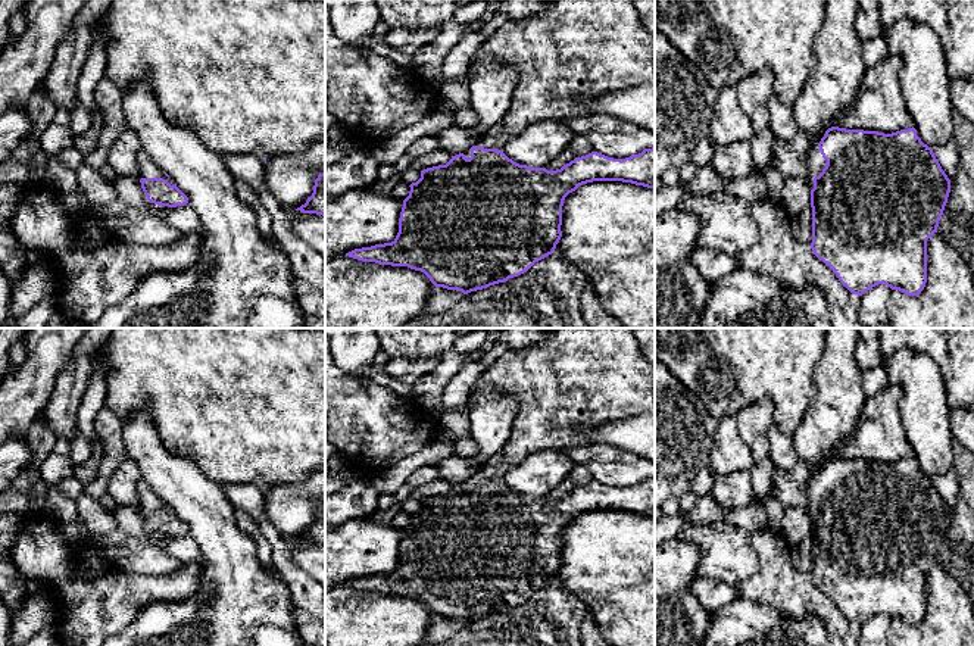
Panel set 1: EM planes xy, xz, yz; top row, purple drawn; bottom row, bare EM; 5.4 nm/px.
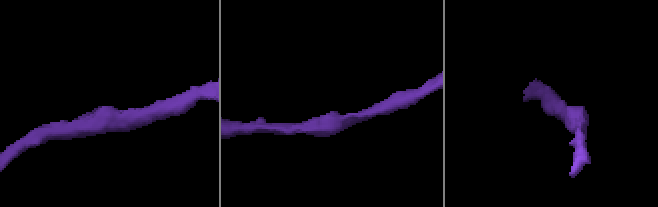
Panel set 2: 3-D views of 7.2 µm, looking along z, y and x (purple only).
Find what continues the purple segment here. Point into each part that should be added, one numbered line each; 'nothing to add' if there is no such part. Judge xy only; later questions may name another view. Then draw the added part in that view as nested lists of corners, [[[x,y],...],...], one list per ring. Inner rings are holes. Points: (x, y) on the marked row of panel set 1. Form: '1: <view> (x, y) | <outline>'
1: xy (147, 168) | [[[140,152],[137,156],[137,165],[138,165],[138,175],[135,177],[138,181],[141,178],[163,178],[166,180],[171,185],[175,182],[172,181],[171,177],[165,175],[165,171],[160,169],[144,152]]]

